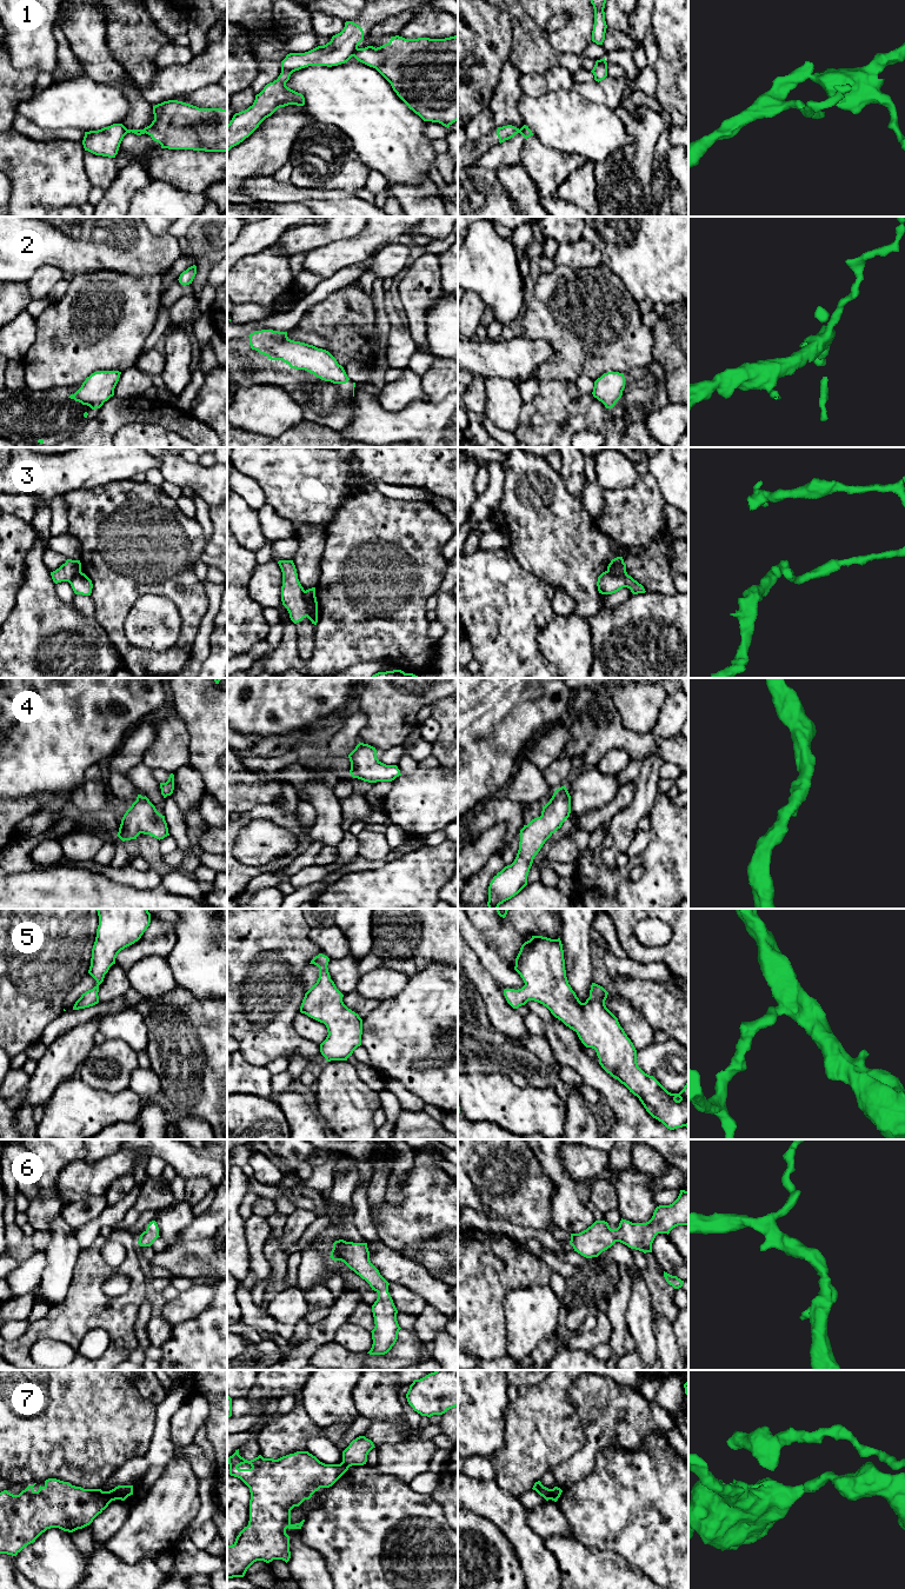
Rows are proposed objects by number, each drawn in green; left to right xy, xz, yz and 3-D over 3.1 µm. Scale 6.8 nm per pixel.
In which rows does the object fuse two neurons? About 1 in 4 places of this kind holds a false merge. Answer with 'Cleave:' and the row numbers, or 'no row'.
Cleave: 1, 3, 7

